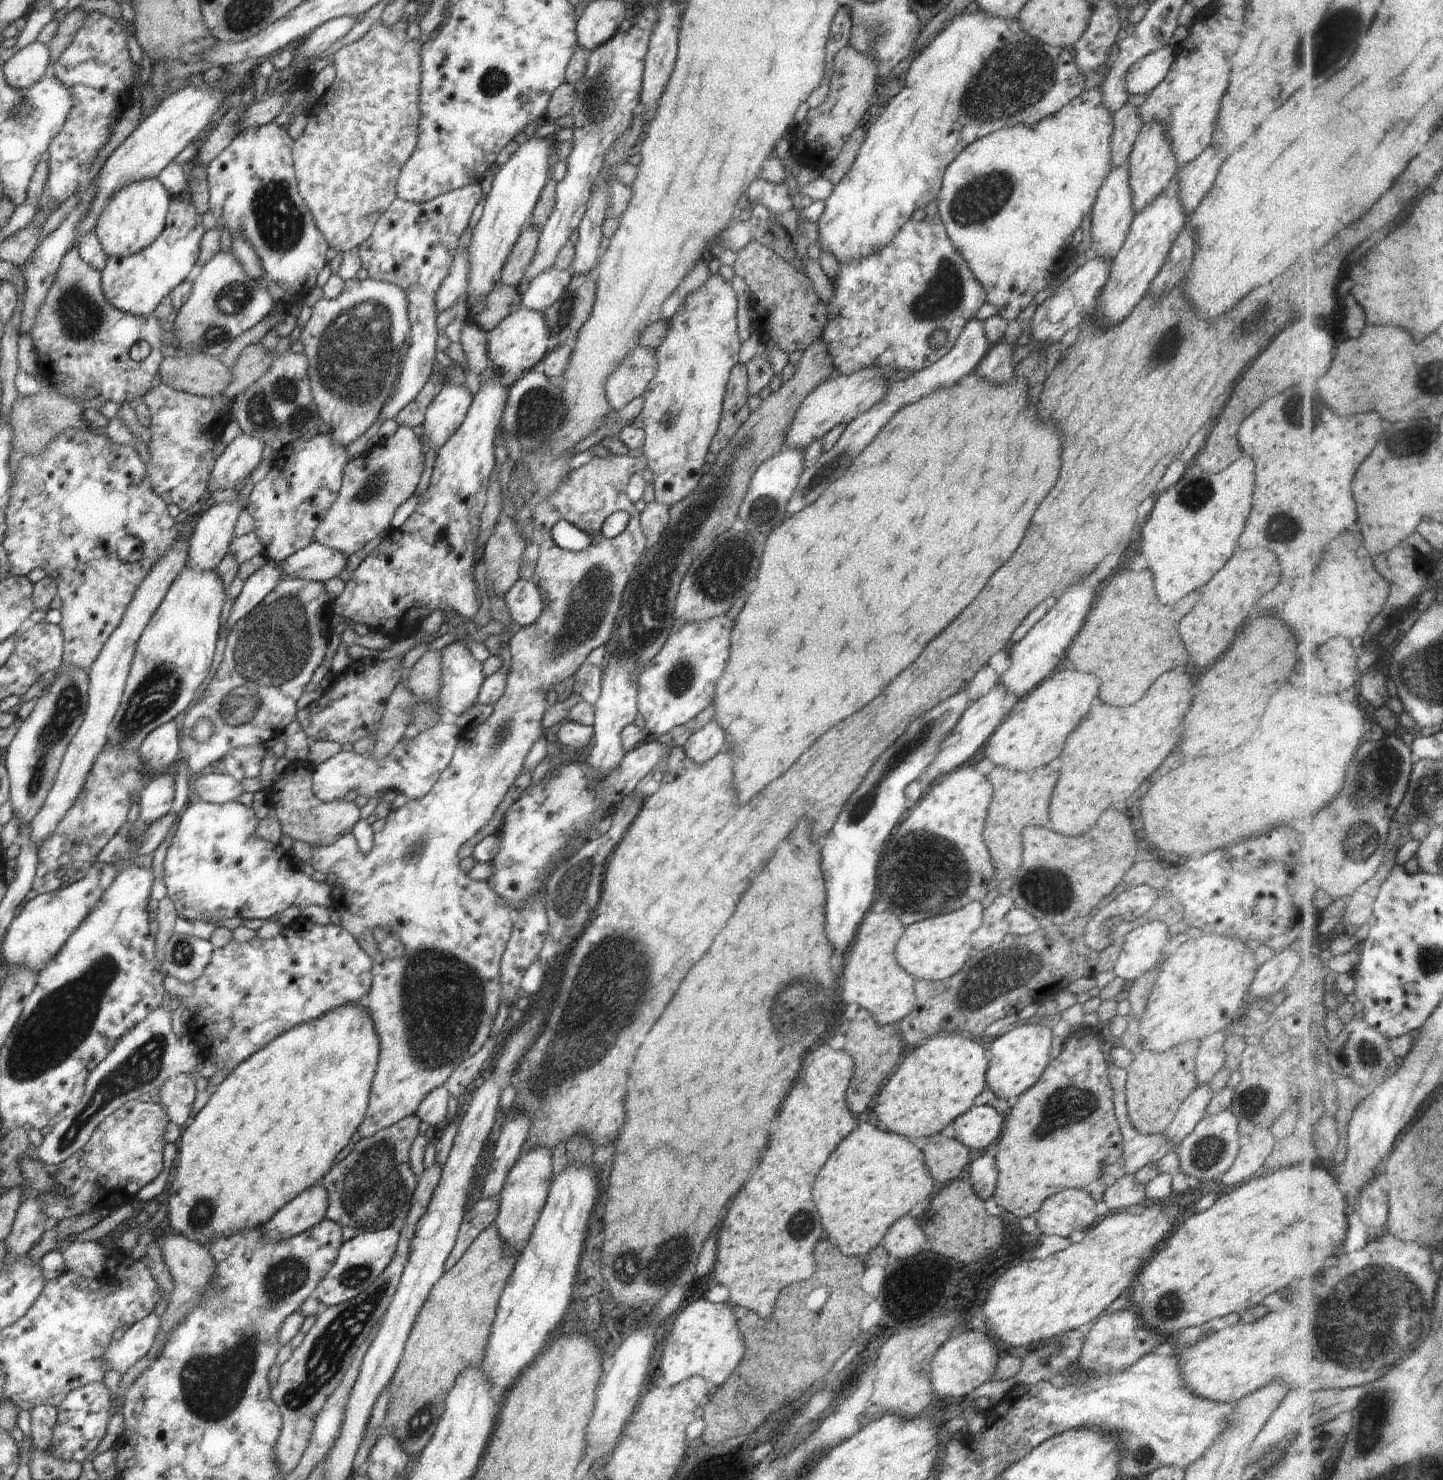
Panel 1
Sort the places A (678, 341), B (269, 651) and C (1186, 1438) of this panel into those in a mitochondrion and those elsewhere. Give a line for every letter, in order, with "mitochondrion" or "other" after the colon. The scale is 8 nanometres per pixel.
A: other
B: mitochondrion
C: other

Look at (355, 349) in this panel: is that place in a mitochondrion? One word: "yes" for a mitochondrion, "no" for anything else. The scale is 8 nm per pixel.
yes

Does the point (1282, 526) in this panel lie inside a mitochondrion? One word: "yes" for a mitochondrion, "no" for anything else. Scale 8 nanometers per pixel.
yes

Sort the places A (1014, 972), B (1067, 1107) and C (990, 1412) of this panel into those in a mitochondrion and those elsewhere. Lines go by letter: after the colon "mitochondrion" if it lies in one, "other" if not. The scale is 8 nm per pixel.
A: mitochondrion
B: mitochondrion
C: other

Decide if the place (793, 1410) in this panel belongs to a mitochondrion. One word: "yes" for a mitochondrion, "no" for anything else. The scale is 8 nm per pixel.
no

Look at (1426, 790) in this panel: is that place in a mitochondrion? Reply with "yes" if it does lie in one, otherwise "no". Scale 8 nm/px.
yes

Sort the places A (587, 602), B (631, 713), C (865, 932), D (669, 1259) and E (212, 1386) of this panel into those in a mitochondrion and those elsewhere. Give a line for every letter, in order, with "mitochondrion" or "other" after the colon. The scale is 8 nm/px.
A: mitochondrion
B: other
C: other
D: mitochondrion
E: mitochondrion

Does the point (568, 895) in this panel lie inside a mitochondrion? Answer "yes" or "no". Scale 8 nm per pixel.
yes

